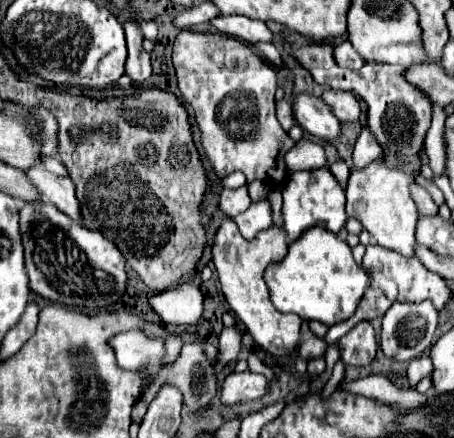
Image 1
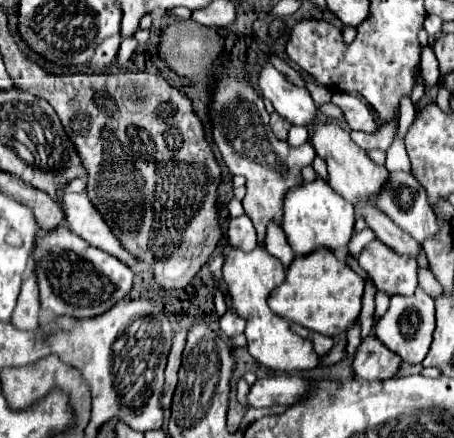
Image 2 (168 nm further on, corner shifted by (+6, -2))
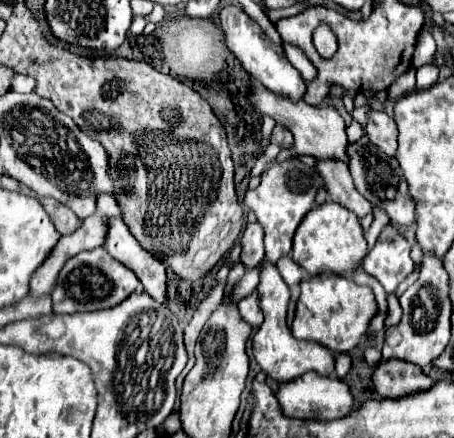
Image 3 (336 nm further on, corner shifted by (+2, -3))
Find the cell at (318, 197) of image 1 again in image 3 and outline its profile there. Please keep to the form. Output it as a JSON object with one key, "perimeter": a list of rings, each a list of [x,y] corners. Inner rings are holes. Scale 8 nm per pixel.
{"perimeter":[[[326,200],[324,204],[312,208],[302,218],[302,224],[294,234],[292,260],[312,276],[322,272],[346,274],[362,262],[364,254],[366,254],[366,240],[358,216],[332,200]]]}

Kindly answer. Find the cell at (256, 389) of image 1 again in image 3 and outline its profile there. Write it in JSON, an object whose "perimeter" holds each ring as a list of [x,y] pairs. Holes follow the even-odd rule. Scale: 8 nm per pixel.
{"perimeter":[[[308,372],[298,376],[298,380],[290,380],[290,384],[278,386],[278,404],[282,412],[290,418],[312,418],[312,420],[334,420],[346,416],[354,408],[354,398],[344,382],[331,376],[321,376],[316,372]]]}

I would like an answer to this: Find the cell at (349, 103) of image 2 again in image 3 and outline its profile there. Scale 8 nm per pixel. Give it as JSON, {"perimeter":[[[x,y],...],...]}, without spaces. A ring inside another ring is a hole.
{"perimeter":[[[370,110],[368,112],[368,124],[364,126],[366,136],[372,144],[376,144],[382,152],[386,152],[388,156],[394,156],[396,152],[396,122],[382,110]]]}

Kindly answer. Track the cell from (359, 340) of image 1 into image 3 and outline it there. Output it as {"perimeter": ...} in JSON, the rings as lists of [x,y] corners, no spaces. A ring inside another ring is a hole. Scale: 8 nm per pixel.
{"perimeter":[[[380,360],[372,370],[372,384],[384,398],[406,396],[432,386],[432,378],[422,372],[420,366],[404,360]]]}

